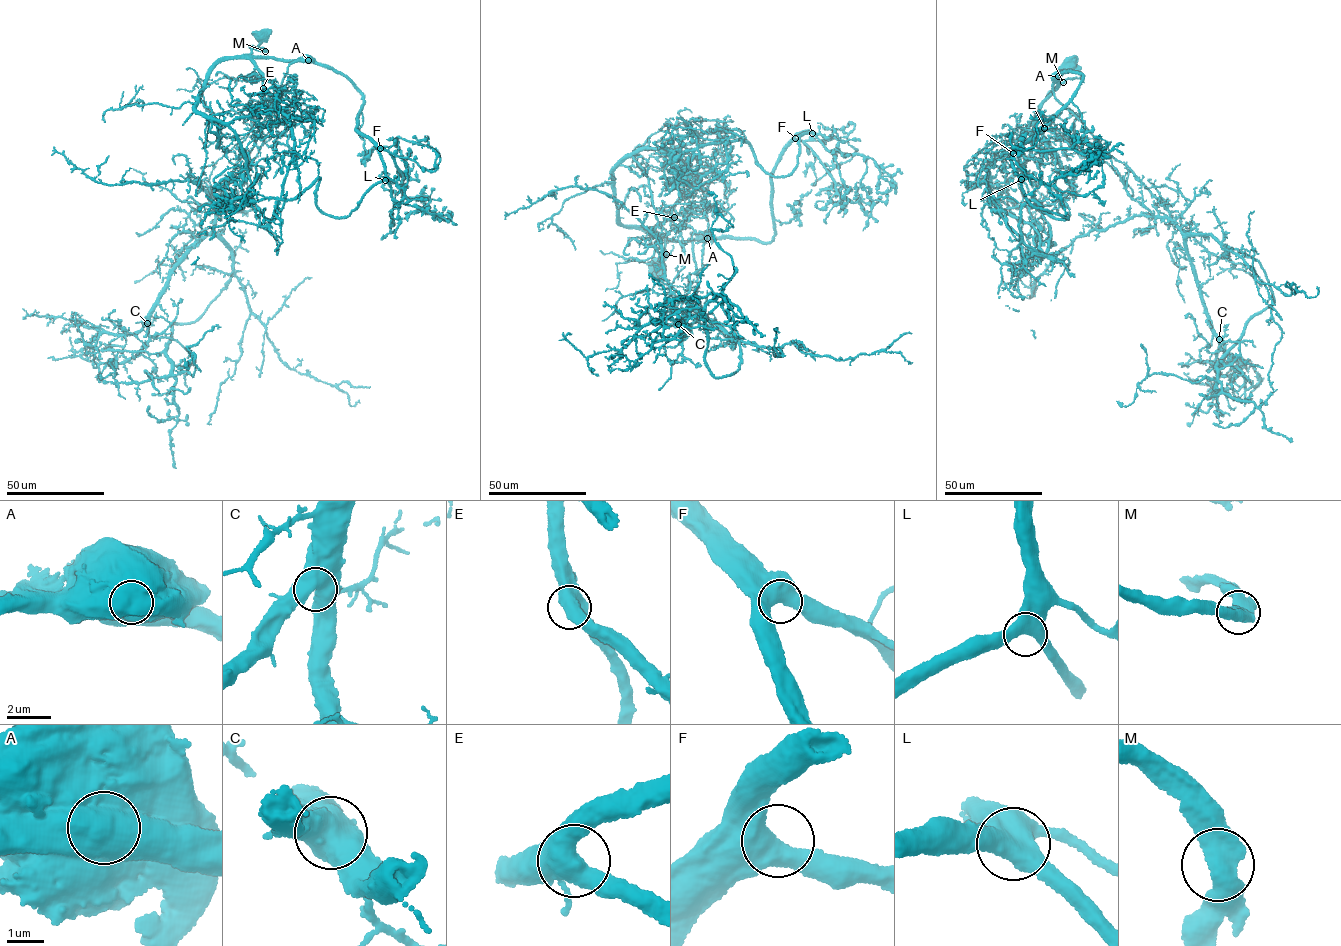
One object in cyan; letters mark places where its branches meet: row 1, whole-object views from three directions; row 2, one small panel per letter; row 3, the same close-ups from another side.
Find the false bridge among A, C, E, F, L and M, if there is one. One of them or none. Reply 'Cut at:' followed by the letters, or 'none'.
Cut at: A

